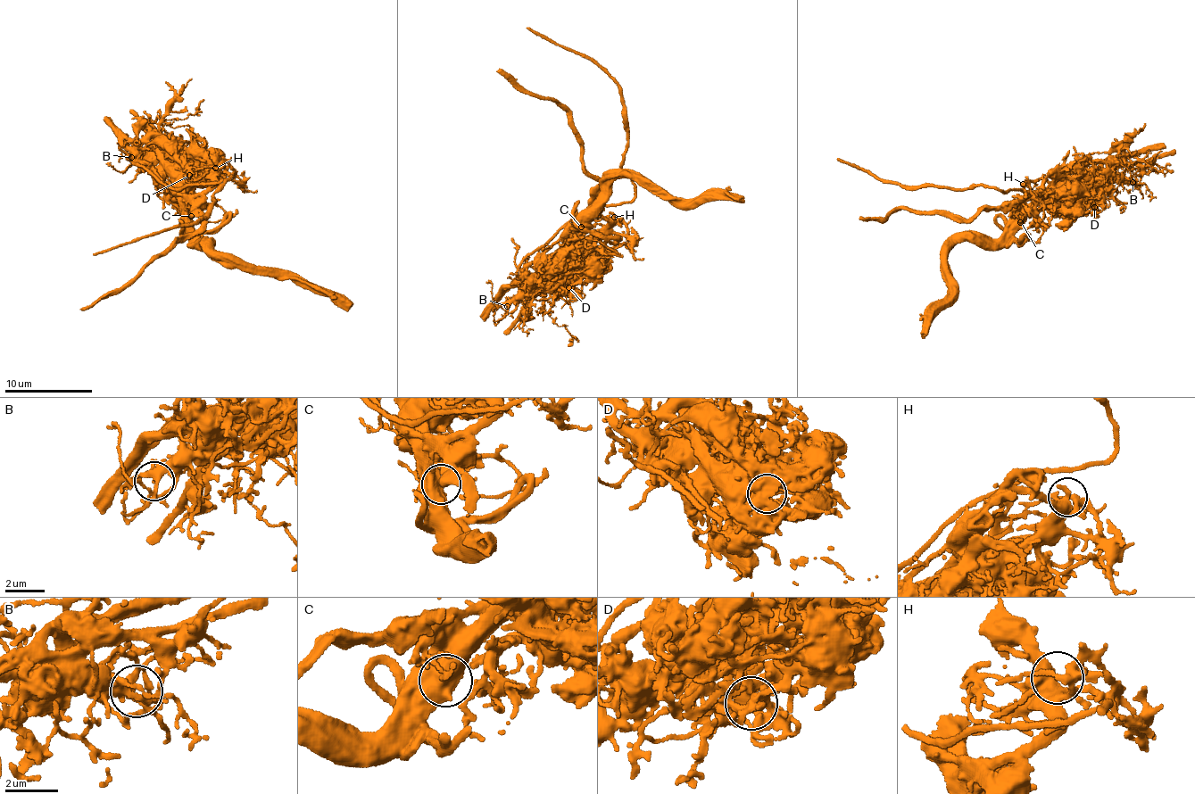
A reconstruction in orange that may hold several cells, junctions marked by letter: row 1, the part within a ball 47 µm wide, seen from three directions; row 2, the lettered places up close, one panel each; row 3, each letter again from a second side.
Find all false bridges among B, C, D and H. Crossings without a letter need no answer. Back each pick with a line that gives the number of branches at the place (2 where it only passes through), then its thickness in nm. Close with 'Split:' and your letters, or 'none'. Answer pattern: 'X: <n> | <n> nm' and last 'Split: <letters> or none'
C: 2 | 550 nm
D: 4 | 240 nm
Split: C, D

